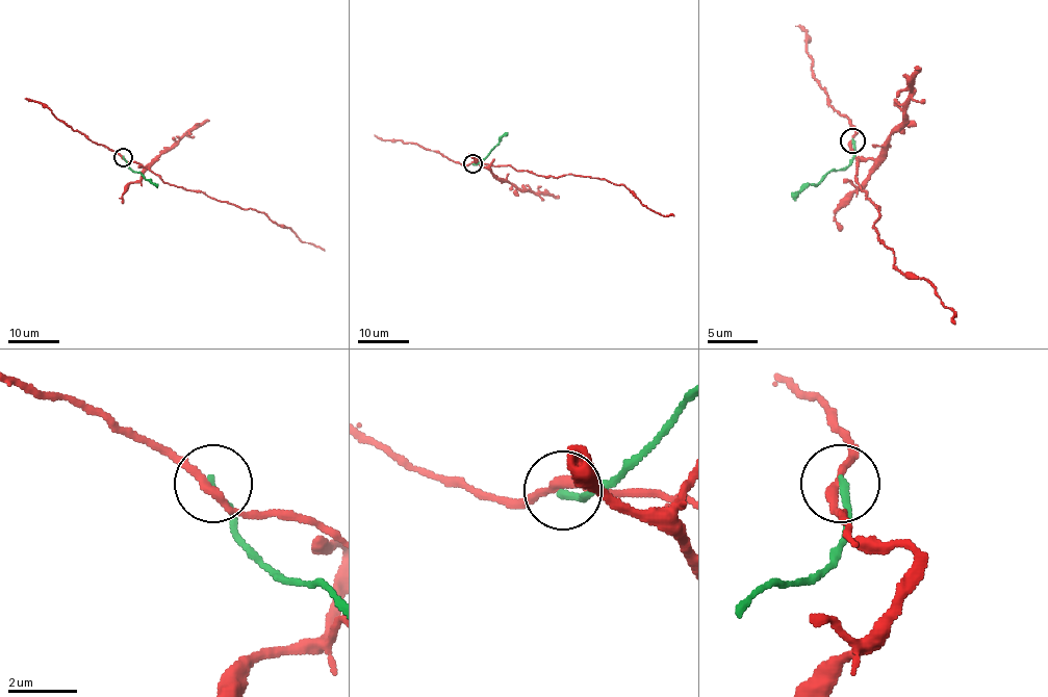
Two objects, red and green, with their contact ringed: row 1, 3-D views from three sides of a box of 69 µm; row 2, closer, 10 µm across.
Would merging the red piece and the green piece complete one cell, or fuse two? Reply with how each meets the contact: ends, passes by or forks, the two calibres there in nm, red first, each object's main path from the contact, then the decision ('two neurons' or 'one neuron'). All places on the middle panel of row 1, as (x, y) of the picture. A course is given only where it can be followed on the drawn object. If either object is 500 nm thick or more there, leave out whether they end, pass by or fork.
red passes by; green ends; calibres 240 and 200 nm; course red (473, 163), (511, 165), (517, 171), (540, 176), (577, 175), (604, 179), (623, 185), (653, 211), (673, 216); course green (474, 163), (478, 164), (507, 133); two neurons

